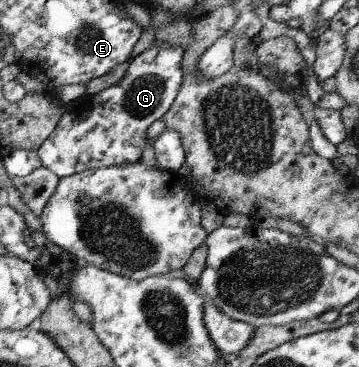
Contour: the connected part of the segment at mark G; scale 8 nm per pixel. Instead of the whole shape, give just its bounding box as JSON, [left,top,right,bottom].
[36,41,185,179]

